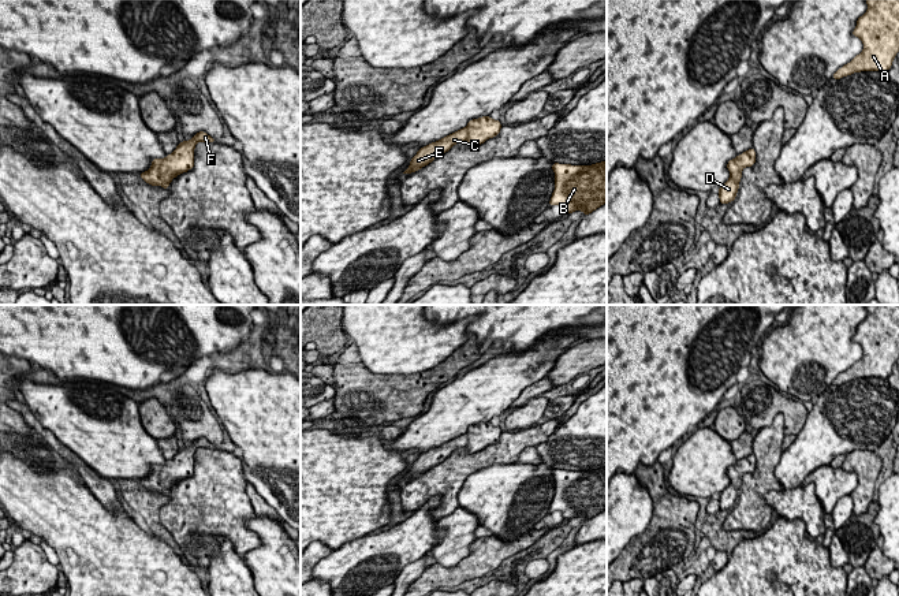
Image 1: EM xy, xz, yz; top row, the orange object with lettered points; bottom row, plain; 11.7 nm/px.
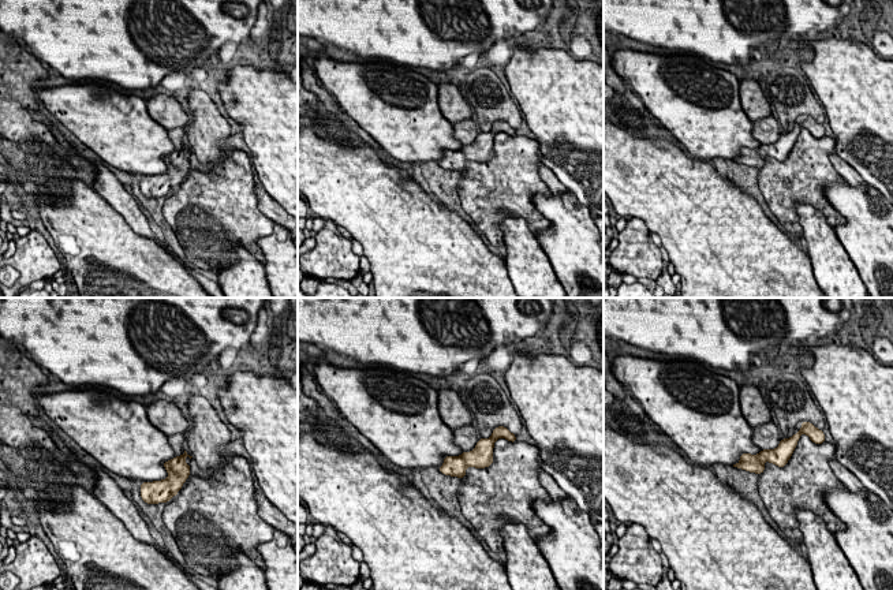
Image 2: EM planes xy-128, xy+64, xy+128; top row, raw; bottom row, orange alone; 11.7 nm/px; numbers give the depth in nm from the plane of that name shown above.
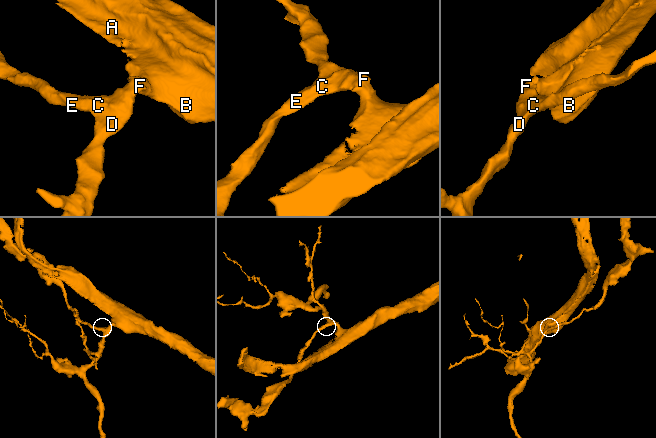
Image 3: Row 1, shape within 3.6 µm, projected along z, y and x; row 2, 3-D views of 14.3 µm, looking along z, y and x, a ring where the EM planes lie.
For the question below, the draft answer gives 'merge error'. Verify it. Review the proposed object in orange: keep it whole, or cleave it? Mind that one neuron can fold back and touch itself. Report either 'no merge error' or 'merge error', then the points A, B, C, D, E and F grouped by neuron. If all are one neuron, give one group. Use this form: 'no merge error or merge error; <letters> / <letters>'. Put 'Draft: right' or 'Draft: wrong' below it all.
merge error; A B F / C D E
Draft: right

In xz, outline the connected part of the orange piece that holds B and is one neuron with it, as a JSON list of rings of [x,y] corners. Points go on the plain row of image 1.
[[[607,466],[592,472],[571,472],[553,469],[555,496],[549,513],[560,511],[564,519],[582,517],[589,521],[607,509]]]

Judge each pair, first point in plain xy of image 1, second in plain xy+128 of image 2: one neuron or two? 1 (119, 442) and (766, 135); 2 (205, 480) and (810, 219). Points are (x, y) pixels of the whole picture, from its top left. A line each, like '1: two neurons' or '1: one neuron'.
1: two neurons
2: two neurons

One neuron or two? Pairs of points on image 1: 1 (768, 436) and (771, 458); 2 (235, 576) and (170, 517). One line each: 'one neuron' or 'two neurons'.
1: one neuron
2: two neurons

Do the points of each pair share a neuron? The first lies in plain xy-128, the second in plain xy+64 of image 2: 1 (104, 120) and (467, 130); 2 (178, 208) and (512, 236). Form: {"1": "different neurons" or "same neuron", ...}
{"1": "different neurons", "2": "different neurons"}

